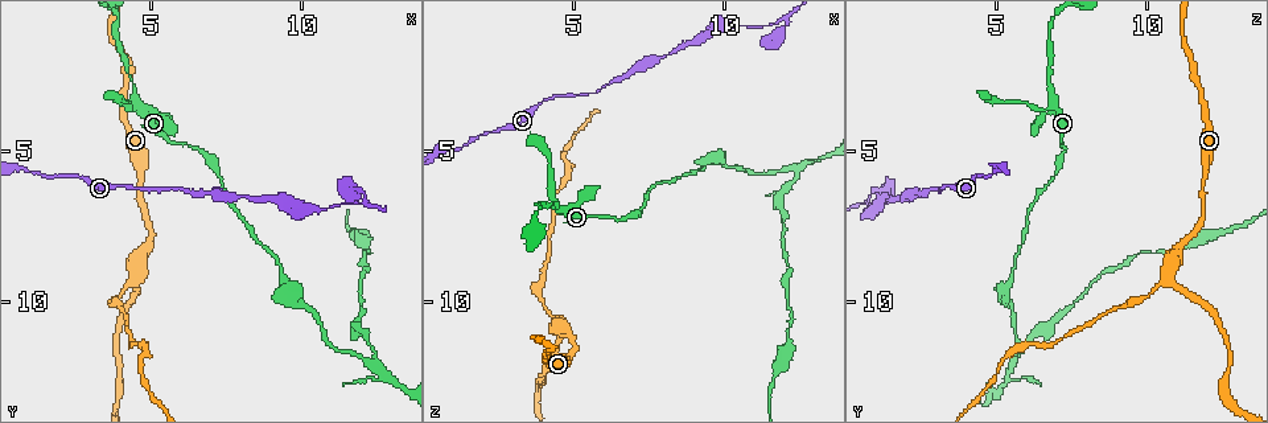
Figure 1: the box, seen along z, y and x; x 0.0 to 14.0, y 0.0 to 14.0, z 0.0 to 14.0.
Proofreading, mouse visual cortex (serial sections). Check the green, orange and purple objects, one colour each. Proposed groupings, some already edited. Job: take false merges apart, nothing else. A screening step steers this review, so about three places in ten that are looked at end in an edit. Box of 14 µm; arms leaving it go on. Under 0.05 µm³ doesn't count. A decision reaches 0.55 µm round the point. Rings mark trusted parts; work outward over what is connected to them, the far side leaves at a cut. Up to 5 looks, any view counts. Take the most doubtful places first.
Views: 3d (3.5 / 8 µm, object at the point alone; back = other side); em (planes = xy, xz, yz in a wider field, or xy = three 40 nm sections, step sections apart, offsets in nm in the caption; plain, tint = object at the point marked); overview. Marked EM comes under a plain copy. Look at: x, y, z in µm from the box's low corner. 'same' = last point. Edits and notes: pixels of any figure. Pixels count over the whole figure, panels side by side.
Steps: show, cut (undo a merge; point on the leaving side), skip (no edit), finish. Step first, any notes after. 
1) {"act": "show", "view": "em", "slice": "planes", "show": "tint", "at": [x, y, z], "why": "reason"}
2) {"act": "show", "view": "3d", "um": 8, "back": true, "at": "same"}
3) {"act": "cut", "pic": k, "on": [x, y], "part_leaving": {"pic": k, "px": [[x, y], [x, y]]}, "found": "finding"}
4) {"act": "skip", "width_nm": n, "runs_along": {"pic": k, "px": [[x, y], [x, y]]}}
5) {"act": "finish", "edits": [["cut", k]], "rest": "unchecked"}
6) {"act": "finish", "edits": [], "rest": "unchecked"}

{"act": "show", "view": "3d", "um": 3.5, "at": [4.4, 9.3, 10.6], "why": "three arms meet"}

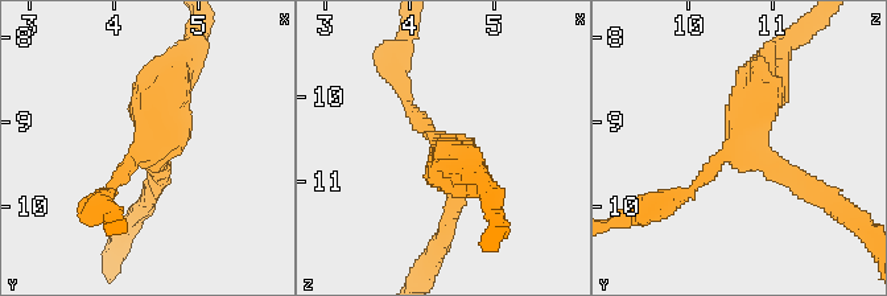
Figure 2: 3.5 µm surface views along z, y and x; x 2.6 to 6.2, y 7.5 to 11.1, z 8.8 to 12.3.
{"act": "show", "view": "em", "slice": "planes", "show": "tint", "at": [4.50, 9.25, 10.60]}

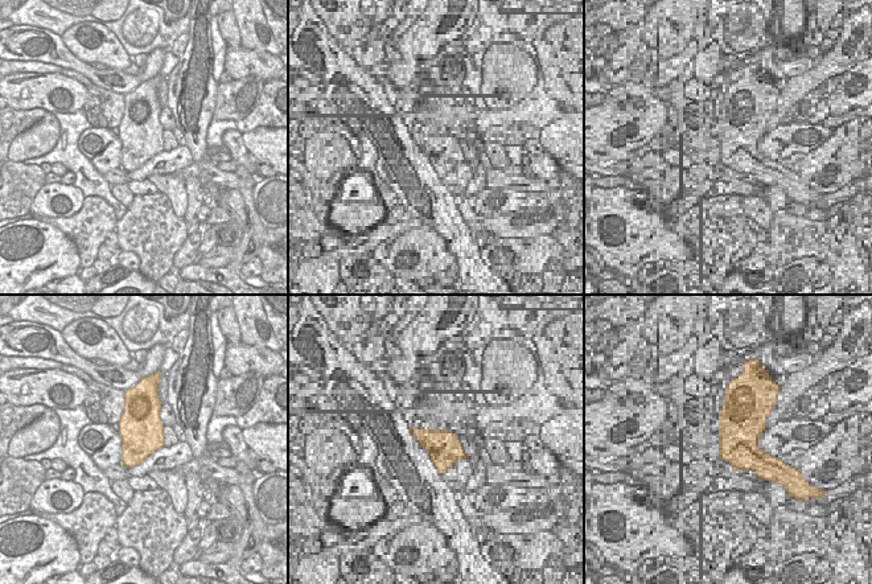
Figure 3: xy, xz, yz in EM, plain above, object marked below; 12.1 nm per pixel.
{"act": "cut", "pic": 2, "on": [445, 221], "width_nm": 550, "part_leaving": {"pic": 2, "px": [[771, 163], [862, 223]]}, "found": "a second cell is stuck on"}

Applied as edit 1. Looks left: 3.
{"act": "show", "view": "overview", "why": "see it whole again"}

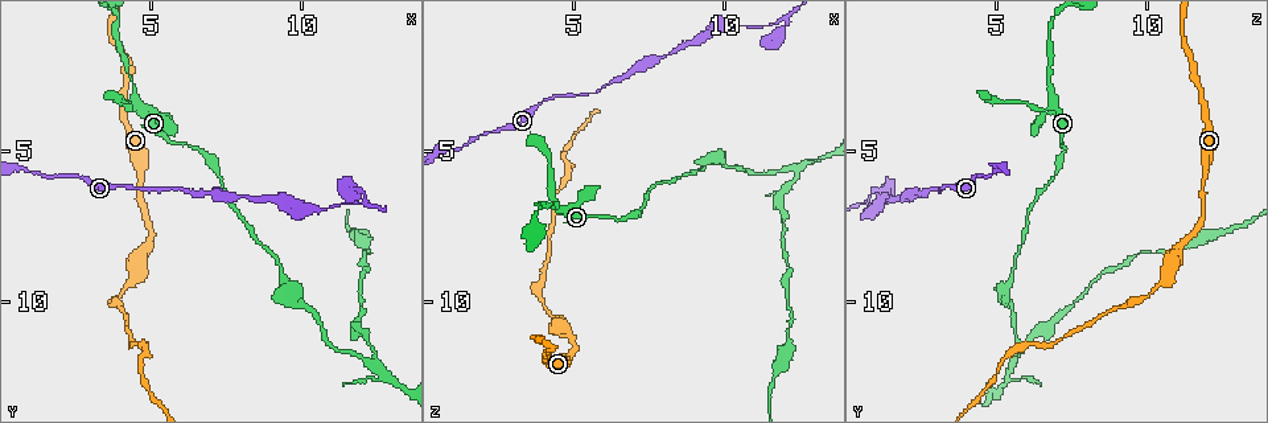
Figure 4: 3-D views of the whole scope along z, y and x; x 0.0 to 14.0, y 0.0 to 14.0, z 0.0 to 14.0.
{"act": "show", "view": "em", "slice": "xy", "step": 2, "show": "tint", "at": [10.2, 10.1, 5.5], "why": "sudden change in width"}

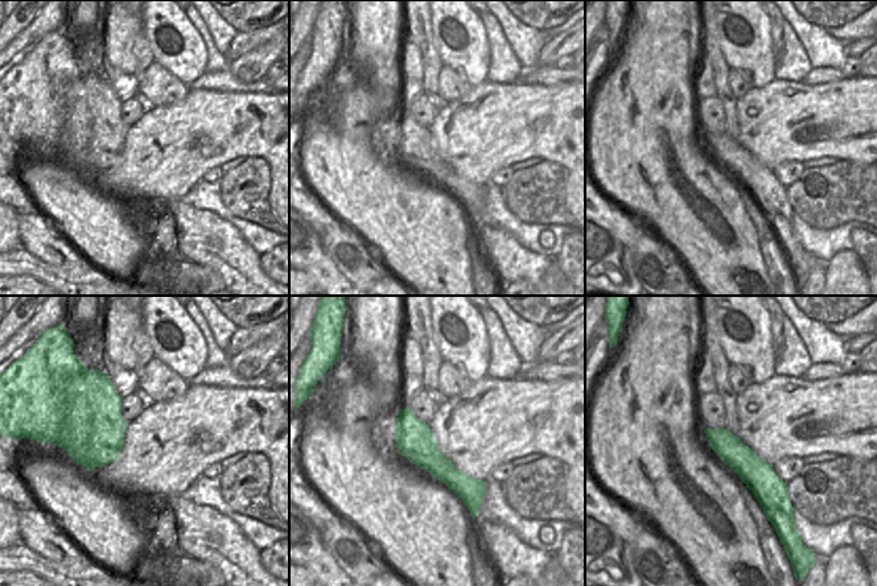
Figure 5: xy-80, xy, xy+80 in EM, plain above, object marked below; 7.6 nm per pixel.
{"act": "show", "view": "3d", "um": 3.5, "at": "same", "why": "see where the arms go"}

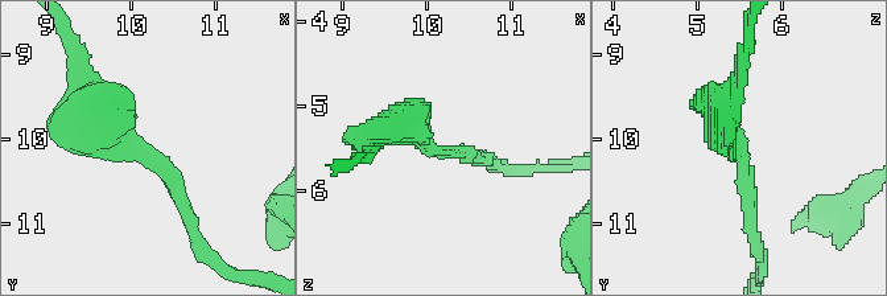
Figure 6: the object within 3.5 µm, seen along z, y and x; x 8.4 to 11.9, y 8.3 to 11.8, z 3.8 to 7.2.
{"act": "skip", "width_nm": 280, "runs_along": {"pic": 6, "px": [[82, 91], [176, 184], [192, 225]]}, "found": "continuous, no second cell"}

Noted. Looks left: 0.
{"act": "finish", "edits": [["cut", 2]], "rest": "unchecked"}

